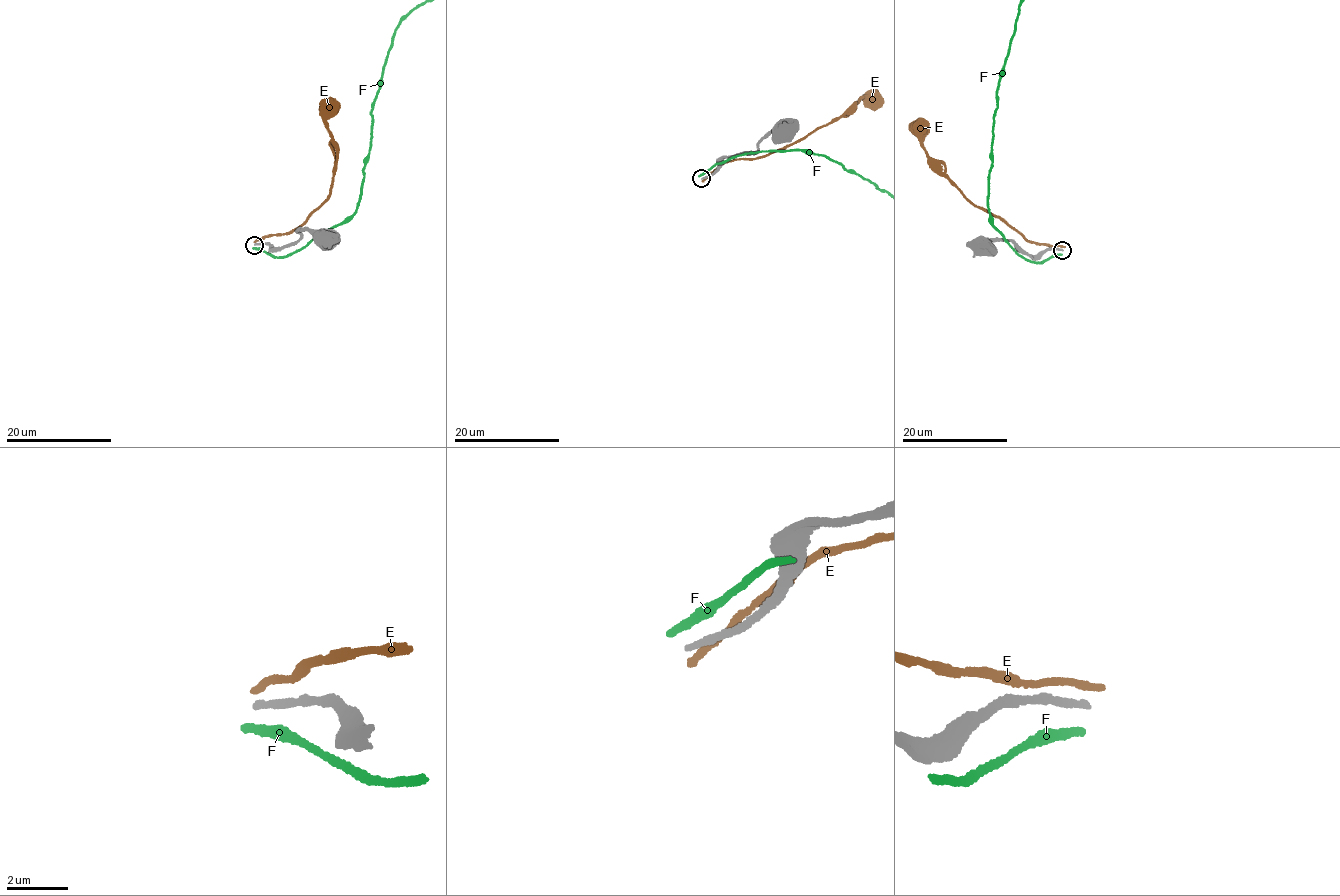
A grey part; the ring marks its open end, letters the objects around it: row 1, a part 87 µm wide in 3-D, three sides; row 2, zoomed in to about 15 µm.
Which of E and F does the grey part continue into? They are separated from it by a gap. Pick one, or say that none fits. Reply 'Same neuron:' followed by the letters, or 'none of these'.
Same neuron: F

